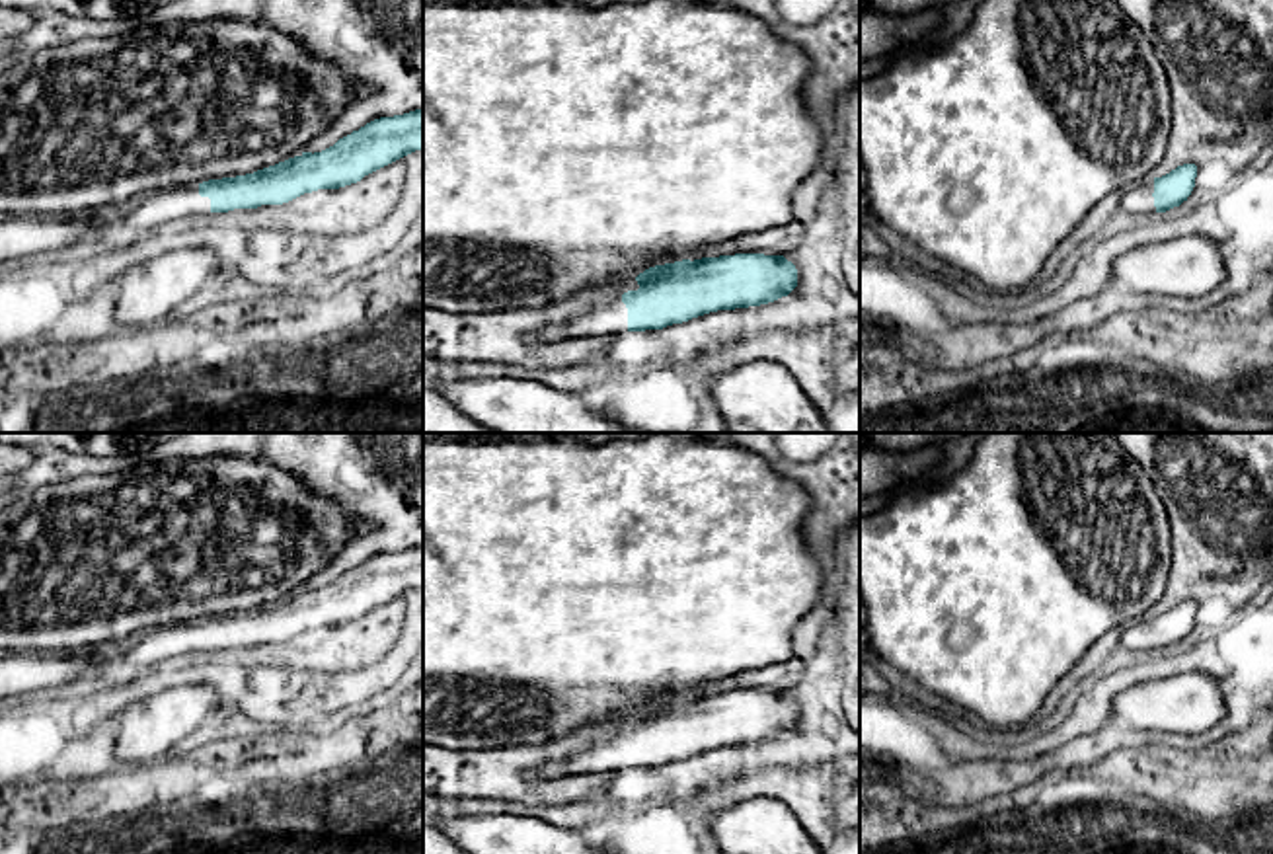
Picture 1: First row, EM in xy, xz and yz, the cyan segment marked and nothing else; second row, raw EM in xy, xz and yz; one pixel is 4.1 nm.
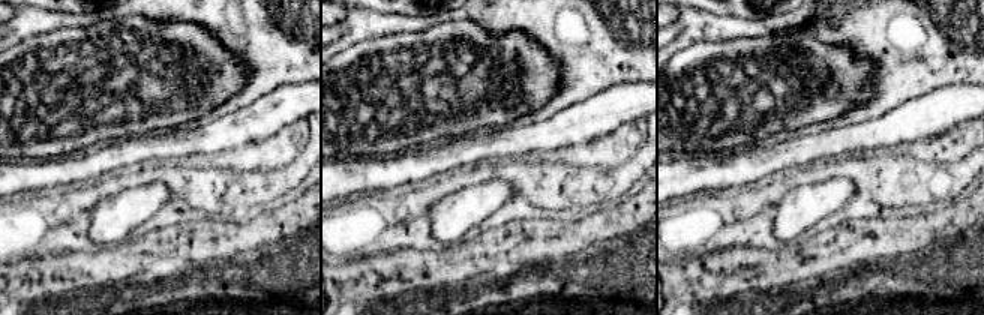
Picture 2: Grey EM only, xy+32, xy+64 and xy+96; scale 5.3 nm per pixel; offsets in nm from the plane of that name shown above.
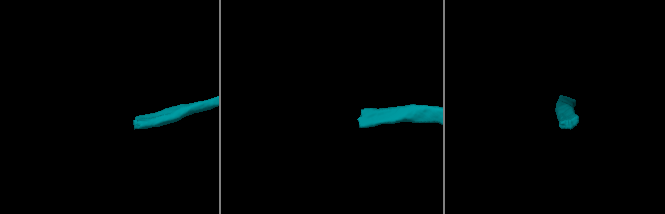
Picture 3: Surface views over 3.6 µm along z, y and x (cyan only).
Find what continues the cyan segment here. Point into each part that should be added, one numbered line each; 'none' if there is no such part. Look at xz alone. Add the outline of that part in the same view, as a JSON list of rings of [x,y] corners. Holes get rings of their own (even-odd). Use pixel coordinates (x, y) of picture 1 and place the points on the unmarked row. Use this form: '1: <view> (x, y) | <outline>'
1: xz (609, 755) | [[[636,716],[606,723],[604,727],[600,727],[600,733],[606,735],[604,741],[595,743],[567,758],[540,766],[540,778],[628,770],[628,745],[622,739],[622,731],[637,725],[639,721]]]

